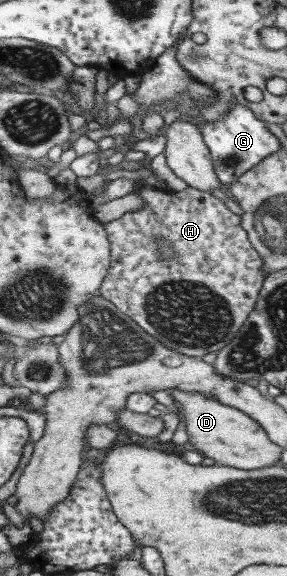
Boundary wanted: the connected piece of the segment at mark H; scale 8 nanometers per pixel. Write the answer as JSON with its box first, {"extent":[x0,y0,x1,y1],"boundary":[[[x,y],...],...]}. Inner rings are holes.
{"extent":[101,187,265,357],"boundary":[[[187,187],[171,194],[136,188],[133,193],[143,200],[140,210],[127,212],[122,218],[105,224],[113,255],[110,256],[109,274],[102,282],[101,295],[111,300],[124,315],[133,318],[144,332],[174,352],[201,357],[219,351],[234,338],[254,308],[265,277],[262,260],[241,227],[240,217],[233,214],[222,200],[196,188]],[[155,238],[172,244],[172,260],[162,262],[157,255]]]}

